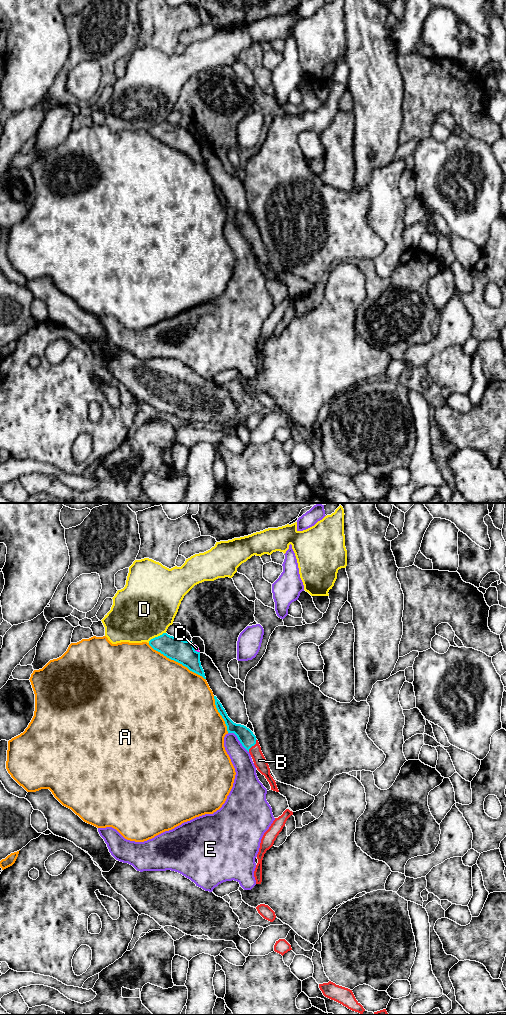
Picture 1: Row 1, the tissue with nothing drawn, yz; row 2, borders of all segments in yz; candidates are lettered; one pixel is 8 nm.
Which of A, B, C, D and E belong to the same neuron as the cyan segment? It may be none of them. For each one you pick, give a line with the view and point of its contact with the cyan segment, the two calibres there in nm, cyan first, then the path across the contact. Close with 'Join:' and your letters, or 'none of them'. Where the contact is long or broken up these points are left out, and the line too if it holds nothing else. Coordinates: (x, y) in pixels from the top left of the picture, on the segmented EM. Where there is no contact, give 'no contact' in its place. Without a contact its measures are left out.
B: contact yz (253, 745); calibres 130 and 100 nm; way yz (246, 737), (253, 745), (259, 760)
Join: B

